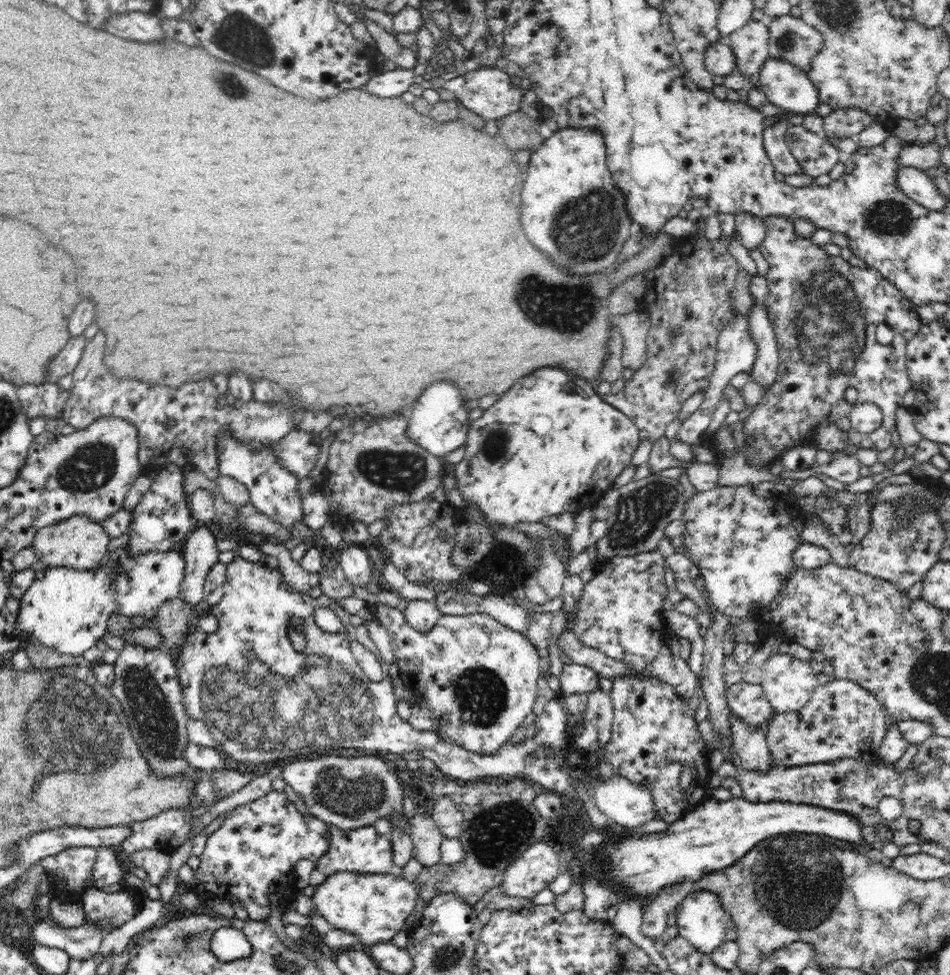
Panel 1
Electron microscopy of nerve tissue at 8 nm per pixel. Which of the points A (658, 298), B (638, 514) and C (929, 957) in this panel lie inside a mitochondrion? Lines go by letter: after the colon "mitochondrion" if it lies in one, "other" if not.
A: other
B: mitochondrion
C: other

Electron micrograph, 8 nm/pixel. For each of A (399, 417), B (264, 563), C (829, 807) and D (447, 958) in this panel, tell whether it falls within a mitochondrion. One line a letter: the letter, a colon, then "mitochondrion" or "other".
A: other
B: other
C: other
D: mitochondrion

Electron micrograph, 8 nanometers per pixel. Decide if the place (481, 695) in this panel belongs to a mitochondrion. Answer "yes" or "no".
yes

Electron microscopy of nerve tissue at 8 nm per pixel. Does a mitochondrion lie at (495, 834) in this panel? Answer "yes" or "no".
yes

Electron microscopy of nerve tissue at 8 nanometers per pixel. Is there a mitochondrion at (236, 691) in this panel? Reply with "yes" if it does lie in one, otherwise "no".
yes

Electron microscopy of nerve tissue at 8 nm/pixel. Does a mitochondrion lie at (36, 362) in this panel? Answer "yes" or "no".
no

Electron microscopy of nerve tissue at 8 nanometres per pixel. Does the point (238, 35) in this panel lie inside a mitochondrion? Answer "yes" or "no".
yes

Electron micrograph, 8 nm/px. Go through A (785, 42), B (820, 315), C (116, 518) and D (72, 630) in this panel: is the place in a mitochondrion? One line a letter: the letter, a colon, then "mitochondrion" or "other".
A: mitochondrion
B: mitochondrion
C: other
D: other

